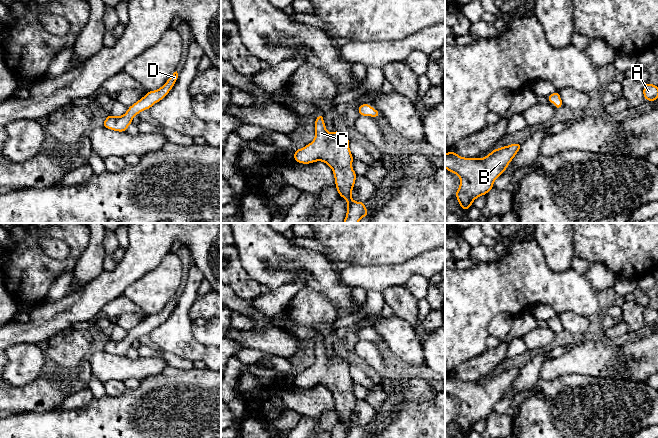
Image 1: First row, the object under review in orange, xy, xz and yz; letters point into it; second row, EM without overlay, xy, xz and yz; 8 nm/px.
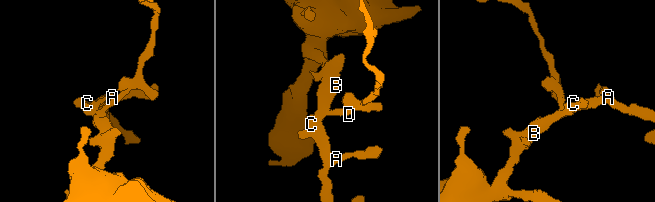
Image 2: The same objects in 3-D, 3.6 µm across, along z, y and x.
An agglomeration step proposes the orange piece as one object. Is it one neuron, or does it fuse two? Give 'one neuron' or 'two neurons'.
one neuron

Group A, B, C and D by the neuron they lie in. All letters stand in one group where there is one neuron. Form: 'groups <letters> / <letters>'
groups A B C D

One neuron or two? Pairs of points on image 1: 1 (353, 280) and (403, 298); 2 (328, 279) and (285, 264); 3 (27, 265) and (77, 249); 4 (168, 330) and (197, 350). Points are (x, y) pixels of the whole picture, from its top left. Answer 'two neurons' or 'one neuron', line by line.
1: two neurons
2: one neuron
3: one neuron
4: one neuron

